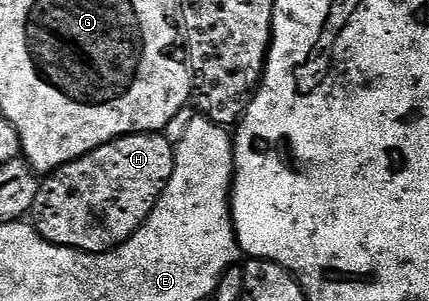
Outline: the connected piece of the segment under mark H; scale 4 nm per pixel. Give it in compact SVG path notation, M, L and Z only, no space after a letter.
M162 133L125 135L113 139L111 143L100 145L92 153L56 171L49 172L38 185L32 208L32 226L50 243L87 251L93 255L102 255L105 251L119 247L142 228L172 177L175 144L169 143L166 137Z

